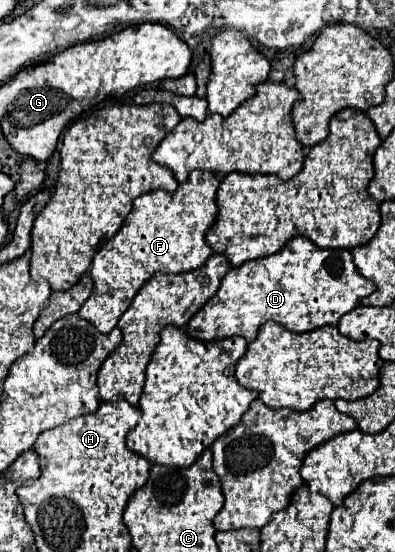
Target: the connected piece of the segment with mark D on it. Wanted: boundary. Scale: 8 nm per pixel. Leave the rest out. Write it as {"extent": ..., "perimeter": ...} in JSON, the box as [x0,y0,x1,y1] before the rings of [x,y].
{"extent":[186,237,376,343],"perimeter":[[[292,237],[274,255],[248,261],[240,267],[232,267],[228,275],[222,279],[222,285],[216,291],[216,295],[206,303],[206,307],[202,307],[190,319],[190,323],[186,325],[186,331],[190,337],[198,341],[218,341],[232,335],[242,335],[250,343],[256,339],[258,329],[266,321],[276,321],[294,333],[304,333],[324,325],[338,325],[344,313],[358,307],[360,301],[372,295],[374,291],[376,291],[376,285],[358,273],[352,261],[350,249],[320,249],[314,243],[310,243],[310,239],[306,237]]]}

